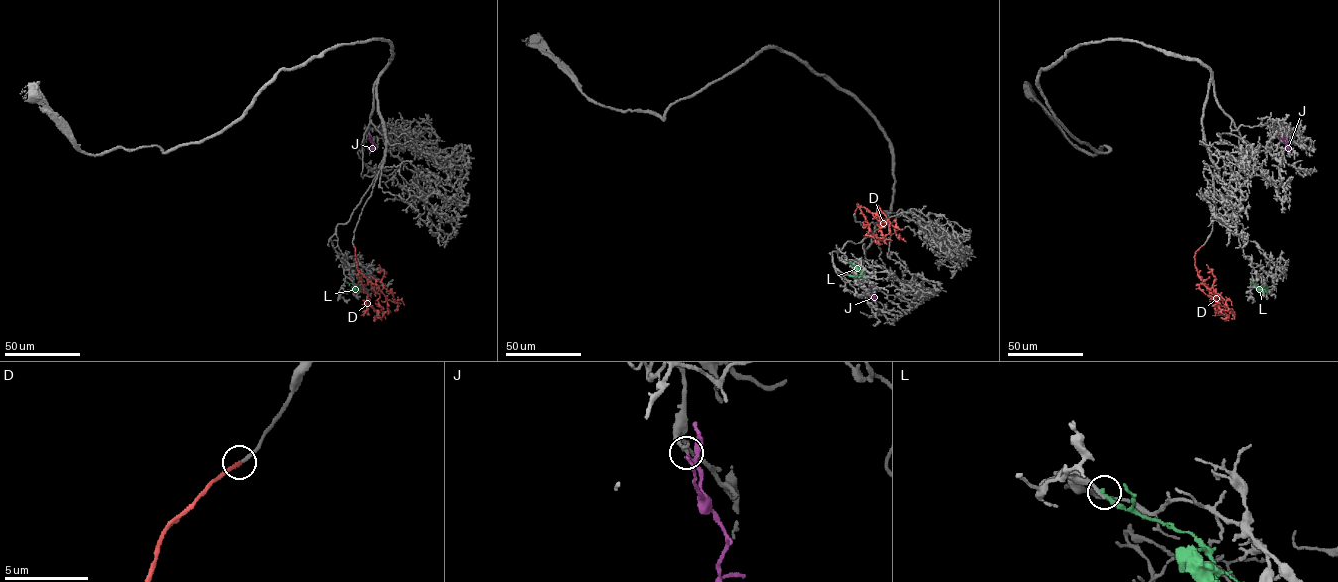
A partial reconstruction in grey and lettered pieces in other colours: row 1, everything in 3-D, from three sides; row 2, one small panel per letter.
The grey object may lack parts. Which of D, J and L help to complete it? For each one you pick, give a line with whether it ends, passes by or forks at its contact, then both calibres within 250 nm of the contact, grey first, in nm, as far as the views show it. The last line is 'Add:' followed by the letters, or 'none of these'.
D: It ends there. Thickness 200 nm (grey) against 200 nm
J: It passes by. Thickness 170 nm (grey) against 190 nm
Add: D, J

